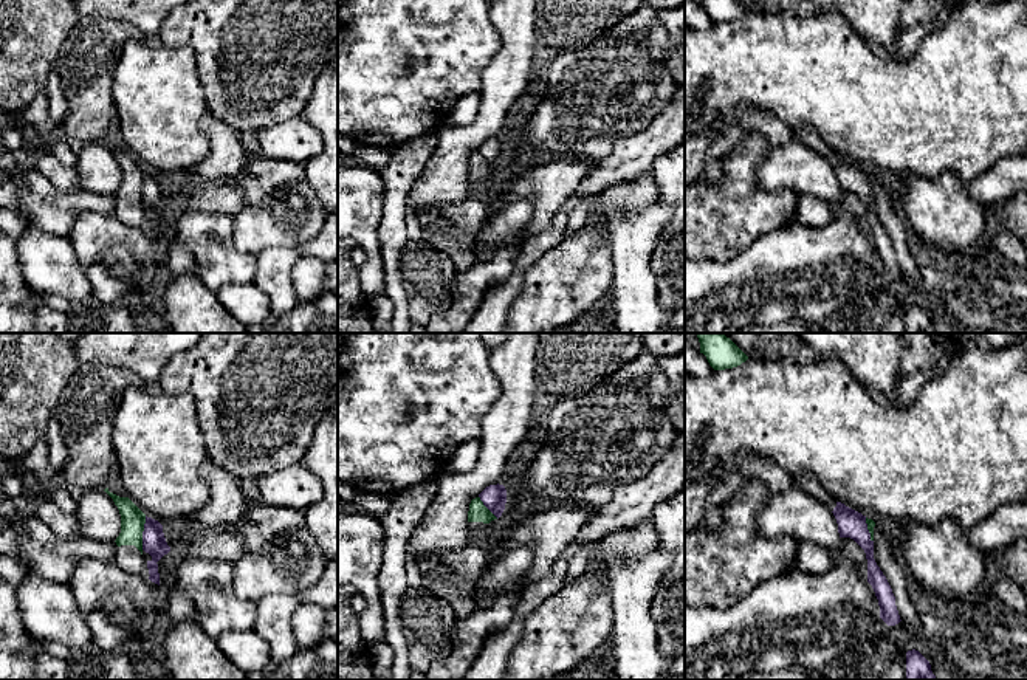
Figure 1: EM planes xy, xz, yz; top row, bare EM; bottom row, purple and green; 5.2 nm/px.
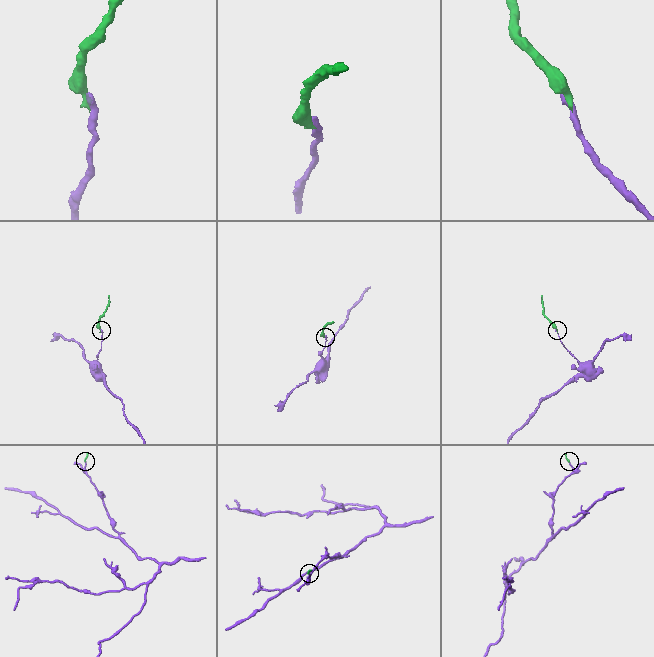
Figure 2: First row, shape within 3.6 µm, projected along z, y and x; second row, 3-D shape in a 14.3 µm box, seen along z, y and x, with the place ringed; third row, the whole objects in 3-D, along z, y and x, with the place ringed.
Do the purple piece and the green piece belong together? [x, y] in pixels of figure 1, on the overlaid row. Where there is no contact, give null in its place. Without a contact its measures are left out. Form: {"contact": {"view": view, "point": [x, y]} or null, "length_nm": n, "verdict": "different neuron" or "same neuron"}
{"contact": {"view": "xy", "point": [143, 533]}, "length_nm": 180, "verdict": "different neuron"}

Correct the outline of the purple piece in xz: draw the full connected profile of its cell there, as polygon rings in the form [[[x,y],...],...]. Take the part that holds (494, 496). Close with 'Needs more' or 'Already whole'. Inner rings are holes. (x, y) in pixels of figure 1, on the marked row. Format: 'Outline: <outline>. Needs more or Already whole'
Outline: [[[489,485],[480,494],[483,505],[499,519],[505,510],[507,489],[503,485]]]. Already whole

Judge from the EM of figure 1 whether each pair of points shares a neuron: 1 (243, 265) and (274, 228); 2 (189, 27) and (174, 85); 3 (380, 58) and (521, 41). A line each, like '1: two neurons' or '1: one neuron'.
1: two neurons
2: two neurons
3: two neurons

